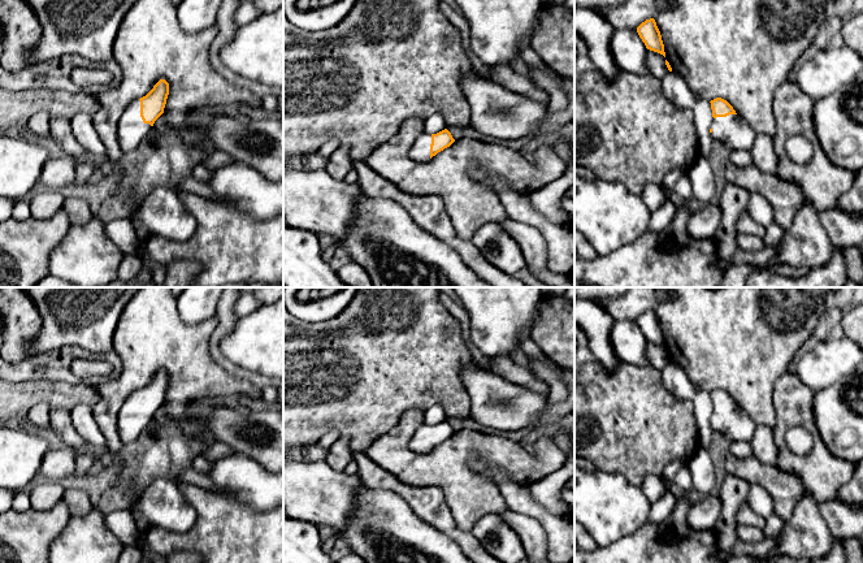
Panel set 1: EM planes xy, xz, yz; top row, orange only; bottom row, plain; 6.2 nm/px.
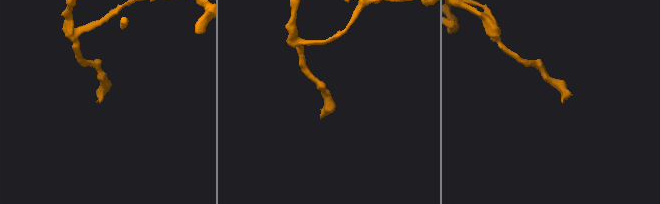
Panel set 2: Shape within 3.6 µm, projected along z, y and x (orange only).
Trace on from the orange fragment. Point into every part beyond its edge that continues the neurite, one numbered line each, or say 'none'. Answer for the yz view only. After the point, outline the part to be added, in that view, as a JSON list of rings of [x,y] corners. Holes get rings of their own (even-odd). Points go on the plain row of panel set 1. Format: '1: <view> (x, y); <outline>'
1: yz (732, 421); [[[737,406],[714,410],[711,420],[714,433],[721,433],[730,442],[750,442],[756,430],[754,420]]]

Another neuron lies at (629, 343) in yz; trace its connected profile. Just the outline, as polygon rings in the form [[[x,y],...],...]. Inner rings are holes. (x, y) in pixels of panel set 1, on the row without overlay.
[[[617,320],[610,332],[610,342],[616,356],[633,365],[650,365],[646,356],[647,339],[639,329],[637,321]]]

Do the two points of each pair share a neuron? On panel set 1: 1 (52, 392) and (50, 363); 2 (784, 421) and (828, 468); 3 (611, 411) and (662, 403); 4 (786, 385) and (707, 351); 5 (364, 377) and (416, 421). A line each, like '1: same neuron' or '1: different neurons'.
1: different neurons
2: same neuron
3: same neuron
4: different neurons
5: different neurons

